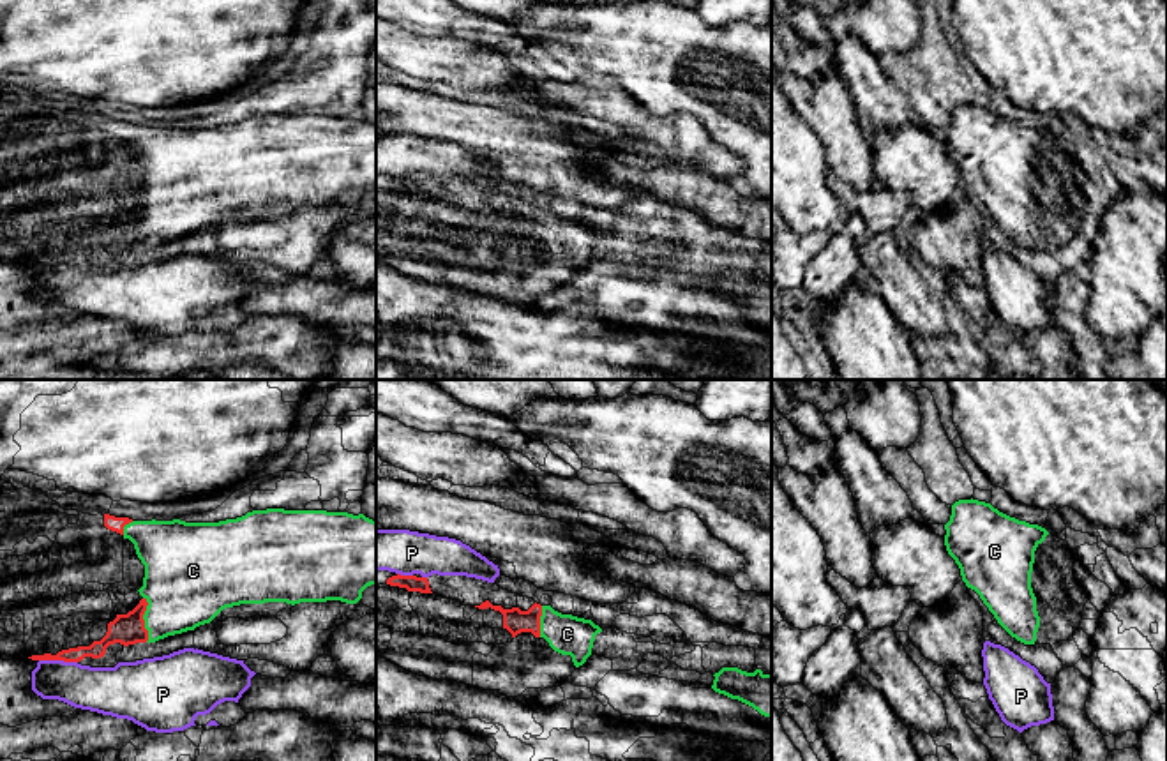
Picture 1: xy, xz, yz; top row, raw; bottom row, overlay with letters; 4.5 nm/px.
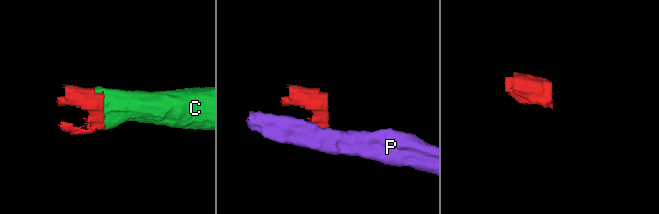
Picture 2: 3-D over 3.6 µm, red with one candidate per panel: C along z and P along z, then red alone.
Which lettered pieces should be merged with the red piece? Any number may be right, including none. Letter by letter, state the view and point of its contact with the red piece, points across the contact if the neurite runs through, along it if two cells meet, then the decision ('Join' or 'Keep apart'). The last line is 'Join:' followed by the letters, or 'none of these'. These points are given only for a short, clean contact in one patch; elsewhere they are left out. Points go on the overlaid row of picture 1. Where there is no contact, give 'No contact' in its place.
C: Touches red at xy (143, 620). Join
P: Touches red at xy (59, 659). Keep apart
Join: C

